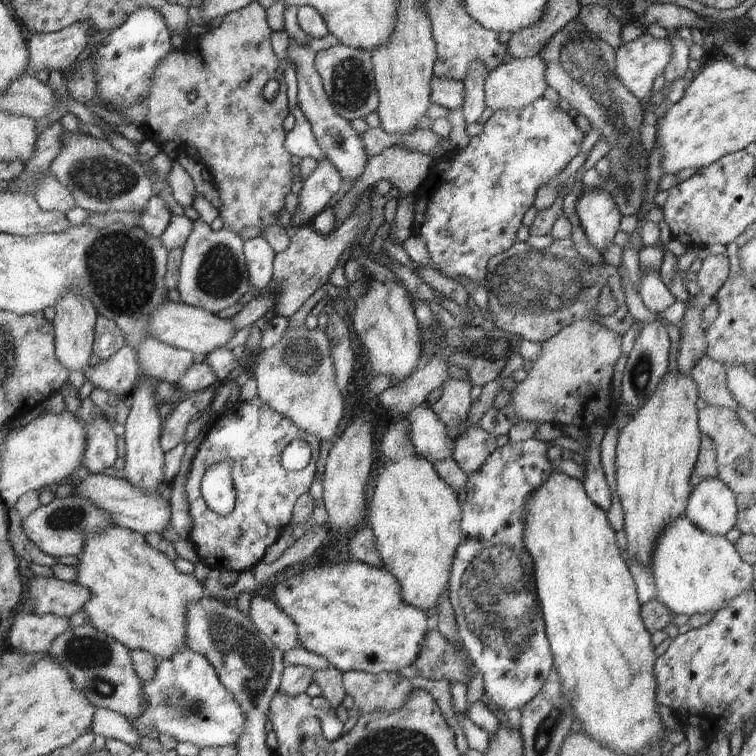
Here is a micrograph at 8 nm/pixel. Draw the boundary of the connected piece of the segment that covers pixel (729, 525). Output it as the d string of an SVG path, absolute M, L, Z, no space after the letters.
M716 476L693 487L685 515L700 530L725 536L735 527L737 512L735 494Z

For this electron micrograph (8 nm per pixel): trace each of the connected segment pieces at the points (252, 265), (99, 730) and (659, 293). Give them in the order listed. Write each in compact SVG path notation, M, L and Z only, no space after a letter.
M260 236L244 241L243 253L252 289L266 290L272 283L274 249Z
M96 707L90 730L105 739L122 740L124 744L129 744L135 749L137 748L136 744L142 738L123 714L100 707Z
M641 268L639 293L646 308L654 314L661 314L676 302L676 298L662 283L662 279L656 271L642 271Z

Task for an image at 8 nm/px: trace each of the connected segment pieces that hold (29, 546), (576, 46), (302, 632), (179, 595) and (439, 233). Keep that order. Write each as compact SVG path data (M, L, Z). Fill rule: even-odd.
M11 507L7 513L8 521L8 540L11 548L18 560L26 559L29 563L47 565L49 567L58 563L56 558L42 552L32 540L26 536L23 529L23 520L18 515L17 510Z
M576 17L551 36L538 55L546 63L545 79L548 86L558 92L560 99L566 98L578 114L586 116L591 128L604 132L601 137L611 146L608 154L613 168L610 173L610 194L622 216L636 214L642 210L641 196L646 191L644 150L640 145L639 131L644 111L636 96L615 75L615 50L598 35L586 30L584 23Z
M351 559L310 569L298 568L293 576L284 576L271 591L274 602L294 621L302 647L324 657L340 672L364 671L380 674L398 672L419 655L428 630L428 616L420 609L406 604L400 594L398 581L384 568L376 568Z
M118 525L86 535L83 551L77 557L75 582L92 593L92 598L84 603L82 610L96 630L121 642L130 651L145 650L154 658L168 658L185 648L187 604L208 594L193 574L180 573L173 561L146 542L142 533Z
M545 97L536 99L532 104L521 109L508 109L494 111L493 115L483 124L484 129L477 137L472 137L470 145L466 145L461 151L452 150L447 153L448 156L442 156L432 164L428 178L420 184L414 197L414 218L412 225L412 233L420 235L424 241L424 248L428 251L435 268L444 275L452 279L462 279L472 281L473 283L484 286L485 274L487 273L487 262L497 254L506 252L516 242L516 232L522 224L524 214L533 205L535 194L542 183L552 180L558 176L567 164L578 152L580 152L580 144L586 136L582 130L576 125L575 119L571 118L566 111L562 111L559 105L560 99L556 102L549 101Z

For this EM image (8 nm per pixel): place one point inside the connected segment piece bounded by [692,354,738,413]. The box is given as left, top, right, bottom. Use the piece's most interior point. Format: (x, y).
(710, 375)

